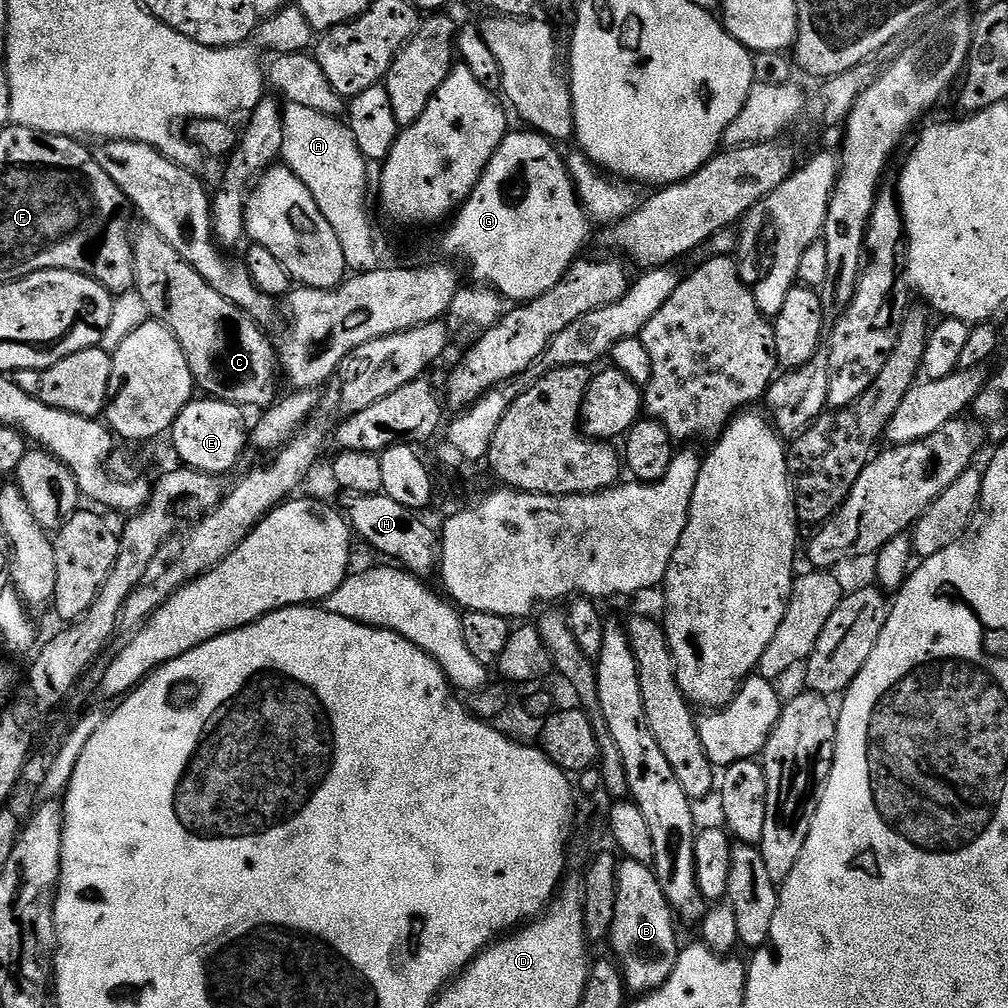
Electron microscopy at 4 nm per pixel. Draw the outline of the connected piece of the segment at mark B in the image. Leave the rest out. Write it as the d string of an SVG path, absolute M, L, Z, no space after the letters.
M621 859L616 866L616 909L610 945L611 955L624 975L624 987L629 993L654 992L670 978L682 951L682 944L676 941L675 923L666 894L662 894L662 886L656 881L655 871L642 862Z

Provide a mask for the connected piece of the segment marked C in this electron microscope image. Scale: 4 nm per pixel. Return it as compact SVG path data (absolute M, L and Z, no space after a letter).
M147 226L141 227L141 232L135 233L132 240L132 270L134 273L134 291L142 296L142 300L146 304L146 310L149 317L153 320L159 320L169 328L178 338L178 342L182 346L182 350L186 354L186 362L190 362L190 370L192 377L196 379L197 389L205 397L225 400L227 403L243 406L245 409L256 408L255 410L263 410L277 399L276 396L276 372L278 376L278 348L275 343L268 341L268 336L263 327L257 324L248 313L244 312L234 302L230 302L226 298L222 298L222 294L218 294L218 290L214 290L214 286L210 286L210 282L206 282L206 278L202 278L202 274L198 274L198 270L194 270L194 266L190 266L190 262L186 262L186 258L182 258L182 254L178 254L178 250L174 250L174 246L170 246L170 242L166 242L166 238L162 238L162 234L158 234L158 230Z

